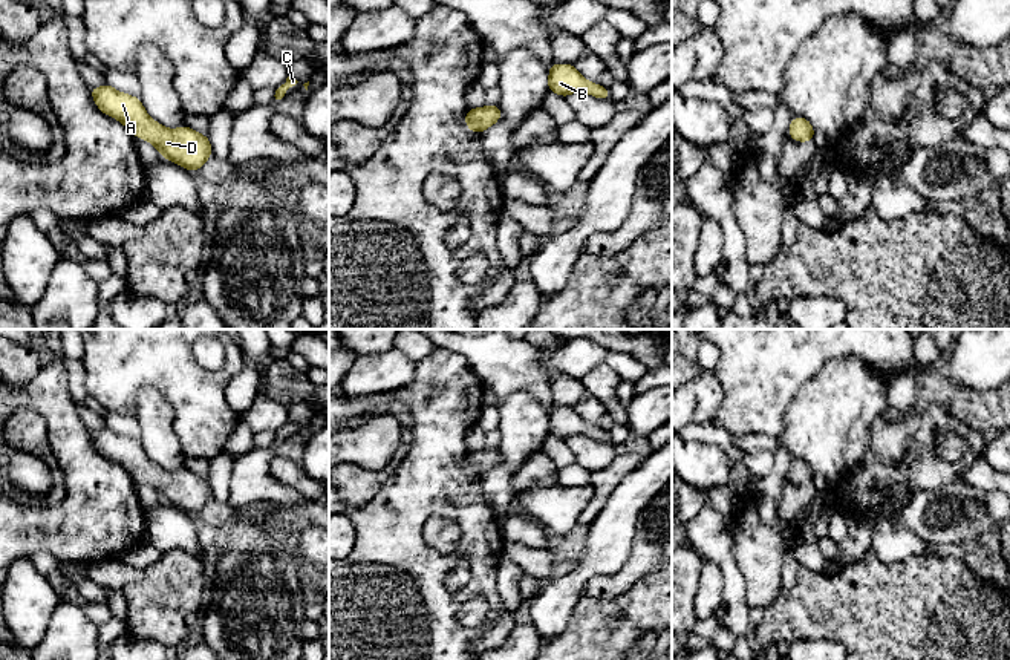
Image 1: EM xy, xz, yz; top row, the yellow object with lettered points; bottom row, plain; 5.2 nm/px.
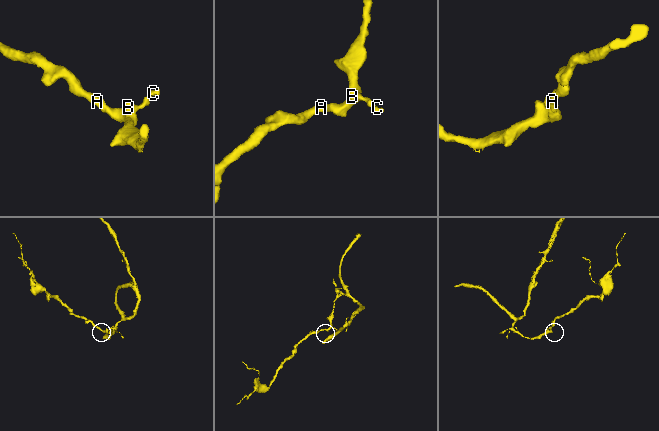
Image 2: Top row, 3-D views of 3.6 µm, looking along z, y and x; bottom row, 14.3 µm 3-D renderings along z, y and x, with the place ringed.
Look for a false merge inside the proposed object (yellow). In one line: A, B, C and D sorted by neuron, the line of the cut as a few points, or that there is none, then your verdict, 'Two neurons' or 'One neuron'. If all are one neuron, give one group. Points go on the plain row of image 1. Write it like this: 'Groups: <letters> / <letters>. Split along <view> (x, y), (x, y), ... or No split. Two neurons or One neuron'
Groups: A B C D. No split. One neuron

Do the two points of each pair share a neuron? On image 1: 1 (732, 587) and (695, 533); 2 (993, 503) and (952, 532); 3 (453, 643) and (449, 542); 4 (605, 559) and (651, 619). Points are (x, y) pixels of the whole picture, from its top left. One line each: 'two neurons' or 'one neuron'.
1: one neuron
2: one neuron
3: two neurons
4: two neurons

